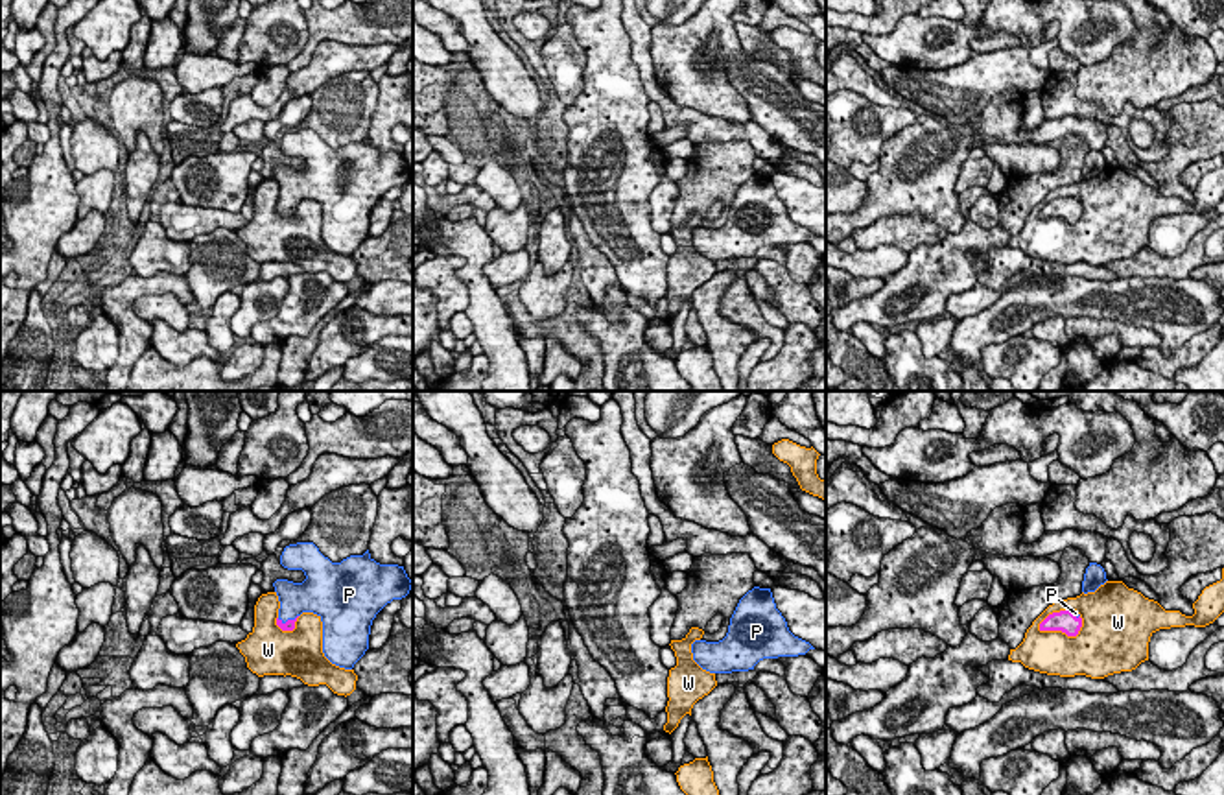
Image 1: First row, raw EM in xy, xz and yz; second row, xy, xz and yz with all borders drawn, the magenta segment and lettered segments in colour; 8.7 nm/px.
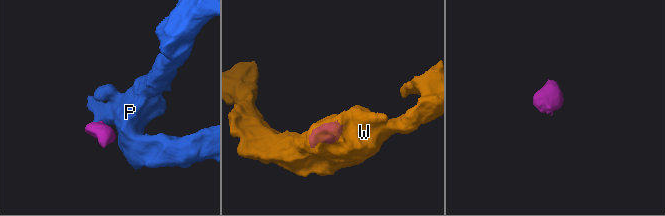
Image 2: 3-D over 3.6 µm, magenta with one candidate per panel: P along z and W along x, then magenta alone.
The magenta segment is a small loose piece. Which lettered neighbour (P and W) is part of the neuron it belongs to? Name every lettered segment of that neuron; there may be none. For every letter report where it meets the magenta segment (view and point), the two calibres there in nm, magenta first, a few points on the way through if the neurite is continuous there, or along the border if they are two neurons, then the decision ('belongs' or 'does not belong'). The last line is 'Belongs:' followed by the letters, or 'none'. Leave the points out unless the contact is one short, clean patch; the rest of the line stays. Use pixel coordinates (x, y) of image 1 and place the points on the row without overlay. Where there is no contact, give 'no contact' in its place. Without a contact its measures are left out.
P: contact xy (288, 207); calibres 90 and 280 nm; way xy (290, 211), (288, 207), (295, 185); belongs
W: contact yz (1064, 218); calibres 190 and 380 nm; does not belong
Belongs: P

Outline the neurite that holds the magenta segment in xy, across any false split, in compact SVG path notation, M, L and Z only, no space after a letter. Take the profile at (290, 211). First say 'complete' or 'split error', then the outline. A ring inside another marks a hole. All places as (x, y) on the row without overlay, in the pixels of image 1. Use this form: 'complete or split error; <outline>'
split error; M297 129L284 135L280 151L302 157L306 166L273 170L280 188L277 212L293 218L302 199L317 201L323 208L323 240L345 256L352 256L369 236L376 201L393 186L406 184L413 173L404 153L380 151L369 136L332 149L313 129Z

